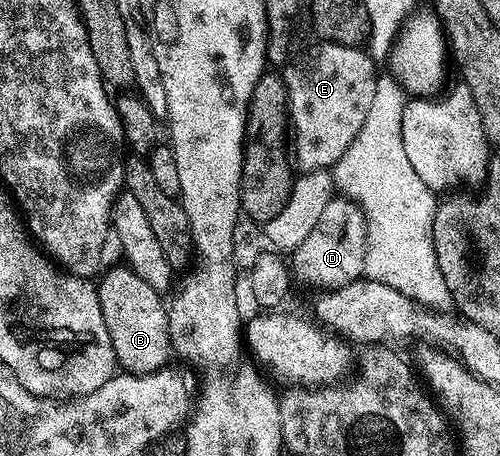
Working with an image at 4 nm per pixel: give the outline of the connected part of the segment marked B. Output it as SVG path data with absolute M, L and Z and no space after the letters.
M128 266L108 268L111 269L98 277L97 287L101 314L113 342L118 367L125 372L155 372L158 368L168 367L170 360L167 359L172 359L173 349L167 317L168 305L162 300L164 297L139 277L134 269Z

